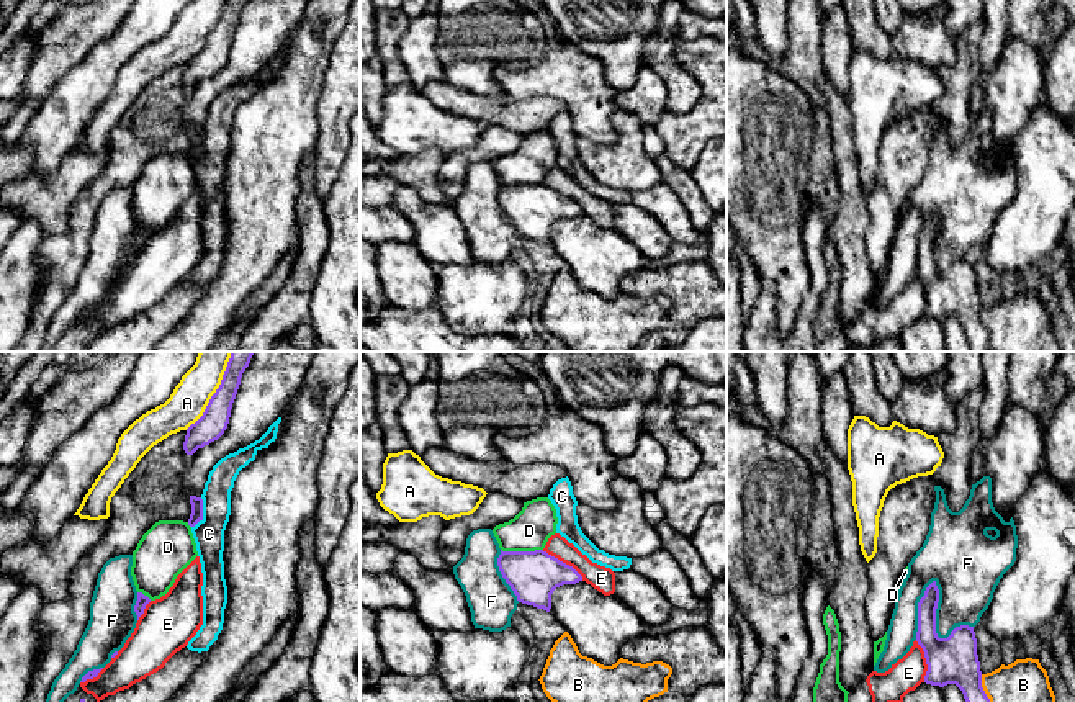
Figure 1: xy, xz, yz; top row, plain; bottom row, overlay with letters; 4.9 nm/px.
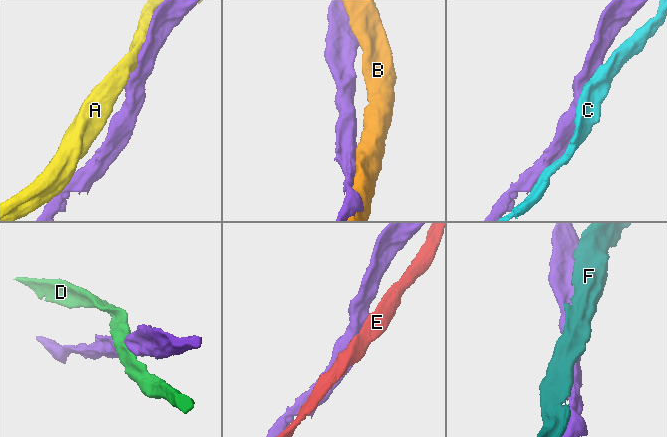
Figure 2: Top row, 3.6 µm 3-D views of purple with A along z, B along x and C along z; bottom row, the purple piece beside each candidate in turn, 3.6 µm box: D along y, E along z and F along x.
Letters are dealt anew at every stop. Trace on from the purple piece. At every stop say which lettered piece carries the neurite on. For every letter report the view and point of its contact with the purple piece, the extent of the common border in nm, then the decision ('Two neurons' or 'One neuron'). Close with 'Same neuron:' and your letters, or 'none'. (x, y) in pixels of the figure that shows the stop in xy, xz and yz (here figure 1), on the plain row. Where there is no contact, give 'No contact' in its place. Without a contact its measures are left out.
A: Touches purple at xy (210, 33). Shared border 380 nm. Two neurons
B: Touches purple at yz (985, 329). Shared border 220 nm. Two neurons
C: Touches purple at xy (202, 146). Shared border 160 nm. Two neurons
D: Touches purple at xz (522, 185). Shared border 200 nm. Two neurons
E: Touches purple at xz (562, 195). Shared border 260 nm. Two neurons
F: Touches purple at yz (935, 259). Shared border 320 nm. Two neurons
Same neuron: none

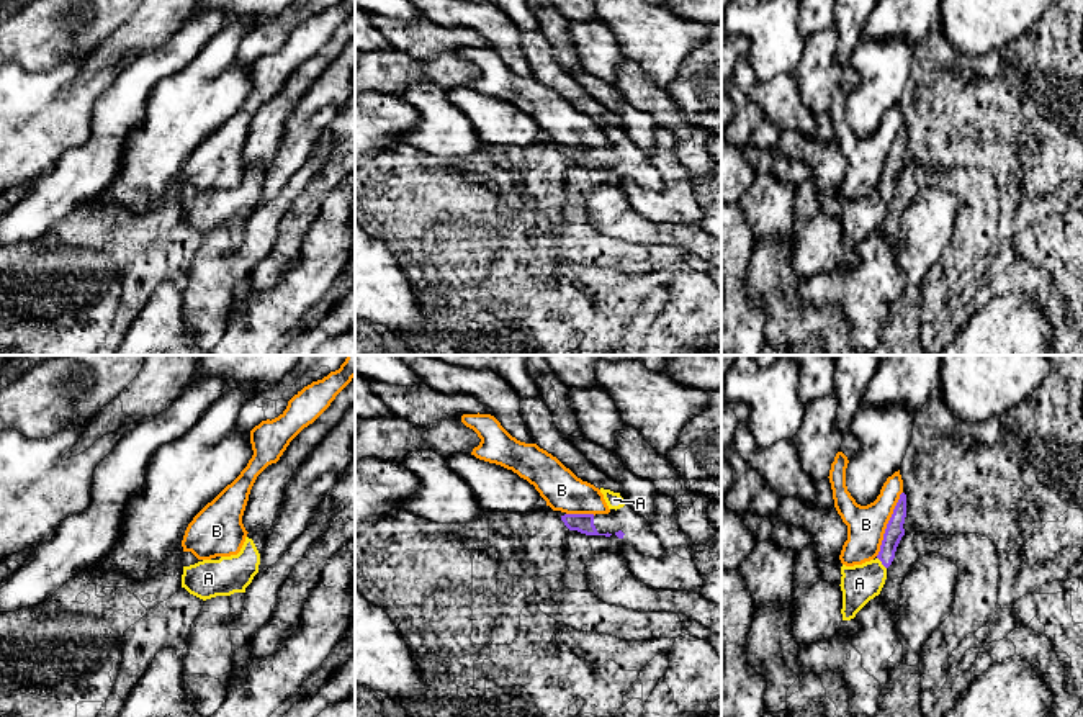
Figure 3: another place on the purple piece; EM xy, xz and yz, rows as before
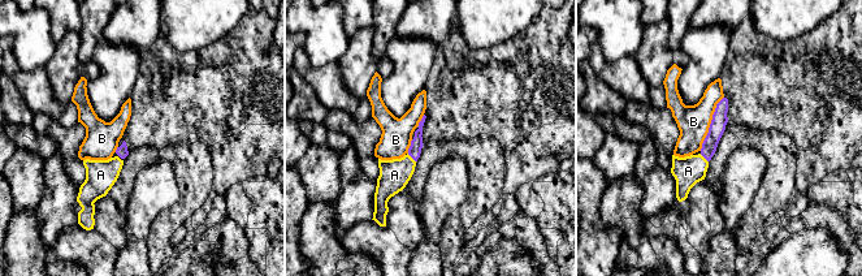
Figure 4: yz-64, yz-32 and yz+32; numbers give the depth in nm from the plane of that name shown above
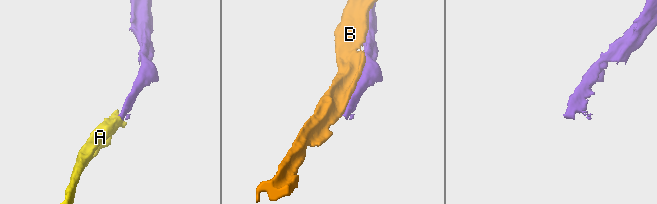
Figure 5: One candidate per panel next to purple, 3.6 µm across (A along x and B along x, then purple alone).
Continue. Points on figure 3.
A: Touches purple at yz (882, 197). Shared border 80 nm. One neuron
B: Touches purple at yz (887, 157). Shared border 340 nm. Two neurons
Same neuron: A

